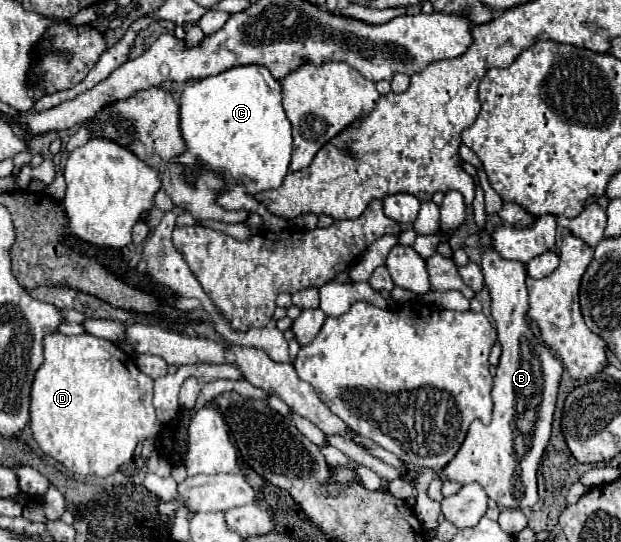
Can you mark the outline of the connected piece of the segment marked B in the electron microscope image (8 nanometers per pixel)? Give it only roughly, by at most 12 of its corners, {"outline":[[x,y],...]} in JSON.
{"outline":[[481,254],[503,346],[489,424],[441,480],[537,502],[563,364],[527,320],[525,264]]}

